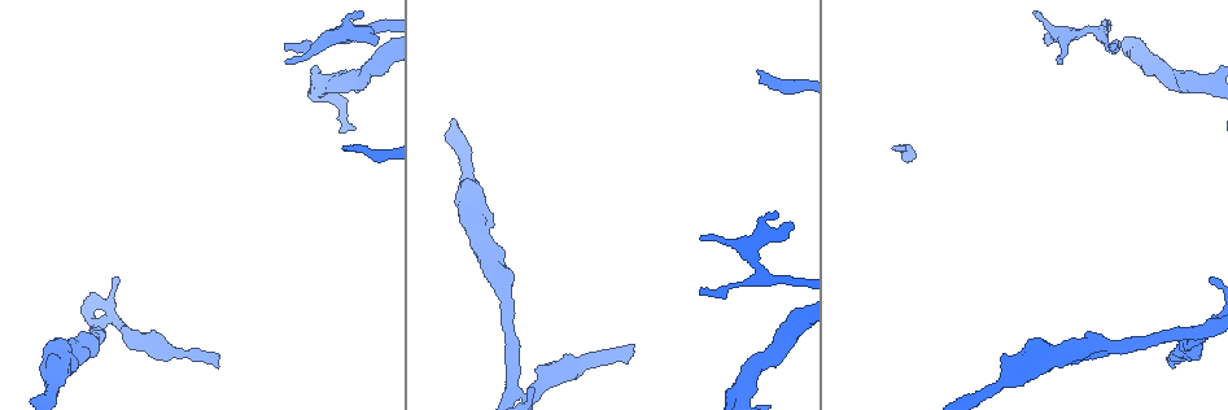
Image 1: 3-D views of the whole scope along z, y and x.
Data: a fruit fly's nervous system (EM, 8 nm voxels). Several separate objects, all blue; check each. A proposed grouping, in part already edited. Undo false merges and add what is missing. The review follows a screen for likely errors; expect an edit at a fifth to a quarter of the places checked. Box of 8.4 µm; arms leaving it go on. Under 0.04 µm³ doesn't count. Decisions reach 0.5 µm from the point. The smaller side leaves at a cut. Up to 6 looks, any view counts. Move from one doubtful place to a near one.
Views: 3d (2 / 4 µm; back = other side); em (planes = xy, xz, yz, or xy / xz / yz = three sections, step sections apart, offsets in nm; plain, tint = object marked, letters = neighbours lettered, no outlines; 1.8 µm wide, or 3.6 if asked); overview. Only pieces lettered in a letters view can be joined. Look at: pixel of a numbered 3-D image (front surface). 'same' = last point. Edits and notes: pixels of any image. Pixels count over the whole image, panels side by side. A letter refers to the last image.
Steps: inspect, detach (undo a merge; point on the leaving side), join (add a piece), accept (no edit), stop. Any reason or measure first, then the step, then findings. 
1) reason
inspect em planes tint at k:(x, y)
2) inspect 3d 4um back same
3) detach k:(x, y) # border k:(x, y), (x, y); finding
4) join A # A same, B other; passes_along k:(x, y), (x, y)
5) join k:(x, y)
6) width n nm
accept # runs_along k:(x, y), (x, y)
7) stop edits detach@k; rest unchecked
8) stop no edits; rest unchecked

end of a long branch
inspect em yz step 16 letters at 1:(633, 351)

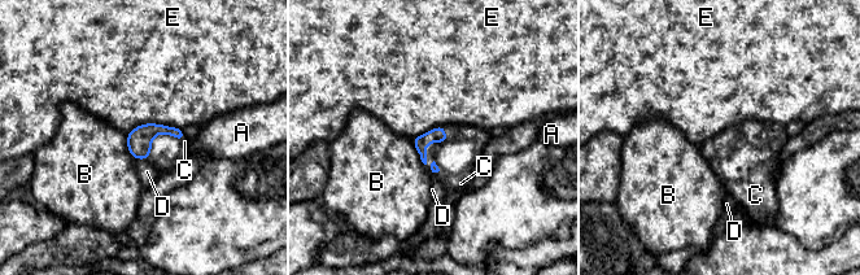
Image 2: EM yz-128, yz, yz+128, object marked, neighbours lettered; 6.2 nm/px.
join C # A other, B other, C same, D other, E other; passes_along 2:(436, 135), (426, 148), (448, 180); it goes on there

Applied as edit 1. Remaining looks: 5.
an open end
inspect em planes letters at 1:(701, 240)

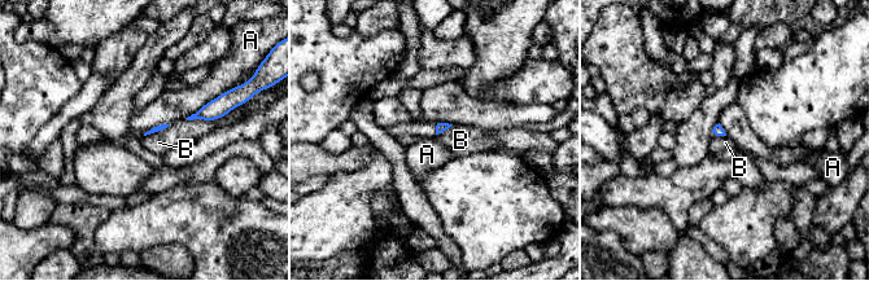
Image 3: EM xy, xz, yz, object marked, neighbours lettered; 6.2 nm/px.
accept # A other, B other; border 3:(223, 92), (184, 118); no lettered piece goes on from it

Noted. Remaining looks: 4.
branch stops here
inspect em planes letters at 1:(789, 225)

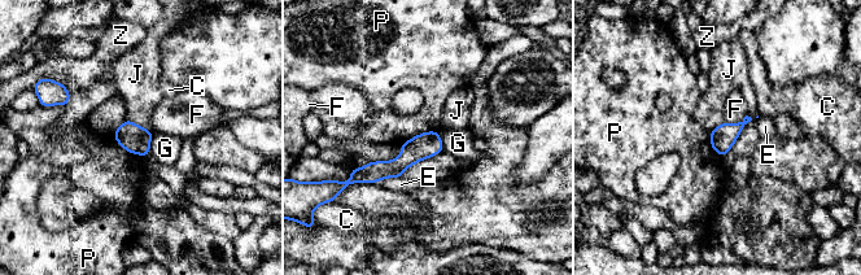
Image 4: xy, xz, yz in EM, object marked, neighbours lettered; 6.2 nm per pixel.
accept # C other, E other, F other, G other, J other, P other, Z other; no lettered piece goes on from it

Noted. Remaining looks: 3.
stop edits join@2; rest unchecked

